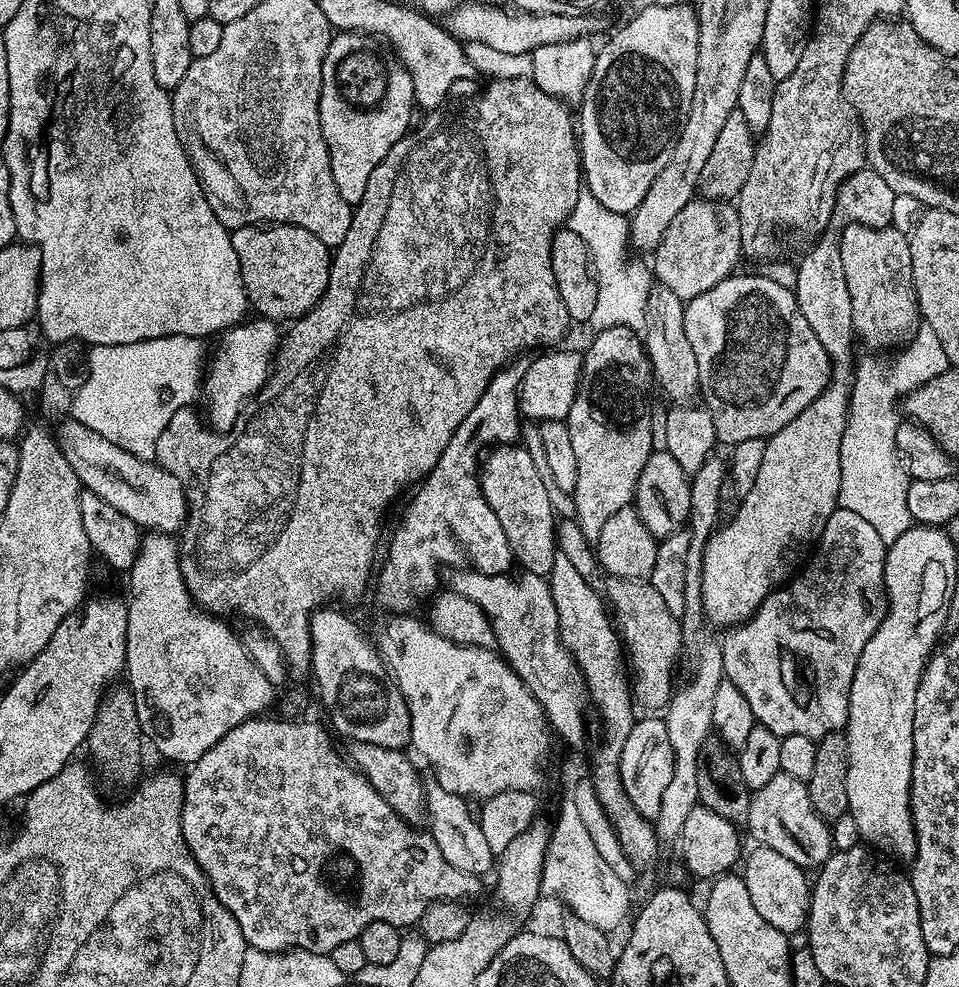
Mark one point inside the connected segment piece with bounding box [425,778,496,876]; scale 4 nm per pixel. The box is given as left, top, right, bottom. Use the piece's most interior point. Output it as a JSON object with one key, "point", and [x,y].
{"point":[458,834]}

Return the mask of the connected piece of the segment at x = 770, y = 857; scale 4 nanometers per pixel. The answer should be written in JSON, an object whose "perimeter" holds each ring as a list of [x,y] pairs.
{"perimeter":[[[763,846],[753,847],[753,852],[743,861],[742,875],[746,882],[746,890],[750,890],[750,902],[754,902],[754,910],[770,922],[779,932],[793,934],[808,923],[808,907],[812,901],[810,880],[805,869],[799,868],[790,858],[782,858],[778,850],[770,850]]]}

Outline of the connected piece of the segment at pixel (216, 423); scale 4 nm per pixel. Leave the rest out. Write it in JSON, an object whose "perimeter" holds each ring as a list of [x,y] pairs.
{"perimeter":[[[248,318],[243,322],[229,328],[227,332],[219,337],[220,345],[216,348],[216,353],[211,353],[210,363],[202,377],[202,400],[208,403],[208,416],[206,420],[217,432],[227,432],[232,428],[242,415],[240,407],[247,405],[250,398],[255,398],[267,382],[274,367],[274,357],[276,349],[280,347],[282,332],[279,332],[277,321],[263,318]]]}

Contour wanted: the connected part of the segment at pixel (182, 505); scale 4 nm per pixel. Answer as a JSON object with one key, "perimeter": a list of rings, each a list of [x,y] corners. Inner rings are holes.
{"perimeter":[[[71,418],[65,420],[60,429],[55,429],[54,435],[66,462],[70,462],[70,470],[74,470],[87,491],[98,494],[98,498],[122,510],[122,514],[142,530],[176,534],[183,529],[188,518],[188,496],[184,484],[178,482],[174,474],[151,460],[143,460],[122,450],[122,446],[114,446],[114,442],[102,438],[102,434],[94,434],[94,430],[82,426],[82,422]]]}

